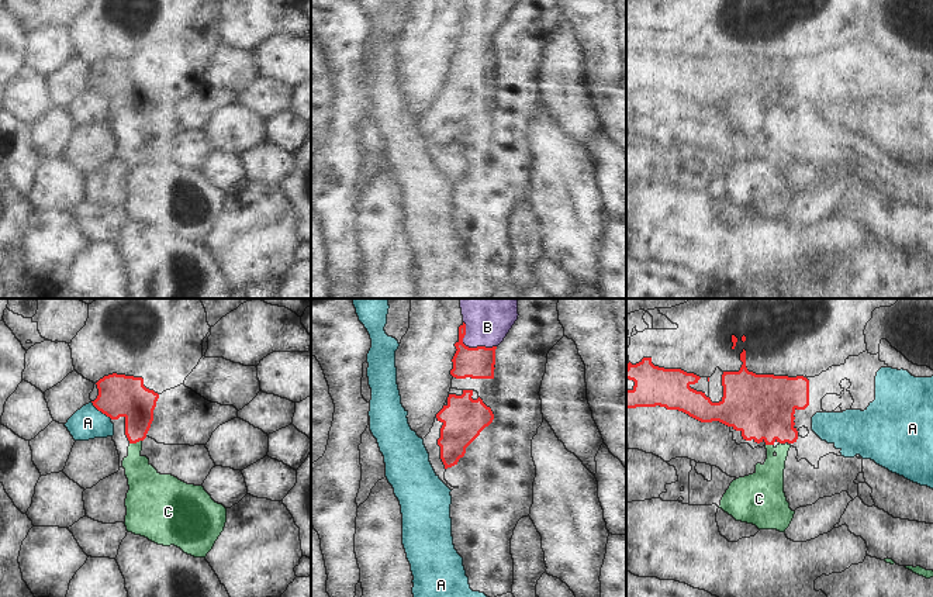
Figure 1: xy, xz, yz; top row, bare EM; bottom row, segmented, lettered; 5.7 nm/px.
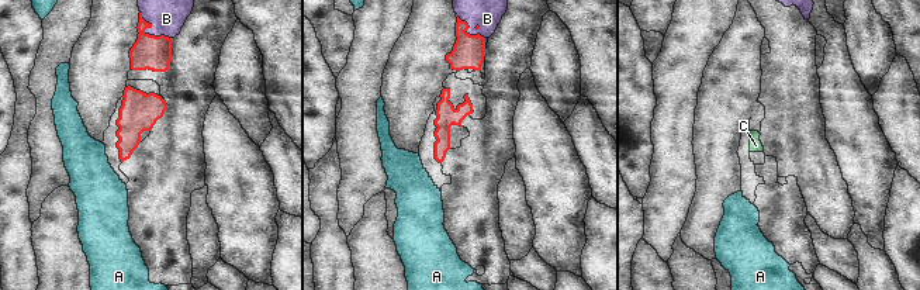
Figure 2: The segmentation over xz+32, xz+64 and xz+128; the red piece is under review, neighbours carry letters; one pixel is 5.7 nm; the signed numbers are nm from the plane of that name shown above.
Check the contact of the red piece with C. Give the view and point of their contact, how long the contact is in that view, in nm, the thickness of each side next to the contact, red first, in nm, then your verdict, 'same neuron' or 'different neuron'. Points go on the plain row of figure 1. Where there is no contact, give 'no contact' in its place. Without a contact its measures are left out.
contact xy (135, 127); length 80 nm; calibres 220 and 190 nm; different neuron

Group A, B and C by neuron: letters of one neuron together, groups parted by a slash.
A / B / C

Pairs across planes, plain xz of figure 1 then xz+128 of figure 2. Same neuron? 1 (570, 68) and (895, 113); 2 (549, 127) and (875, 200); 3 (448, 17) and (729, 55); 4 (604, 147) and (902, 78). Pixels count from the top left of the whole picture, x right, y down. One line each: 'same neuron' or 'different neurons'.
1: different neurons
2: same neuron
3: same neuron
4: same neuron

